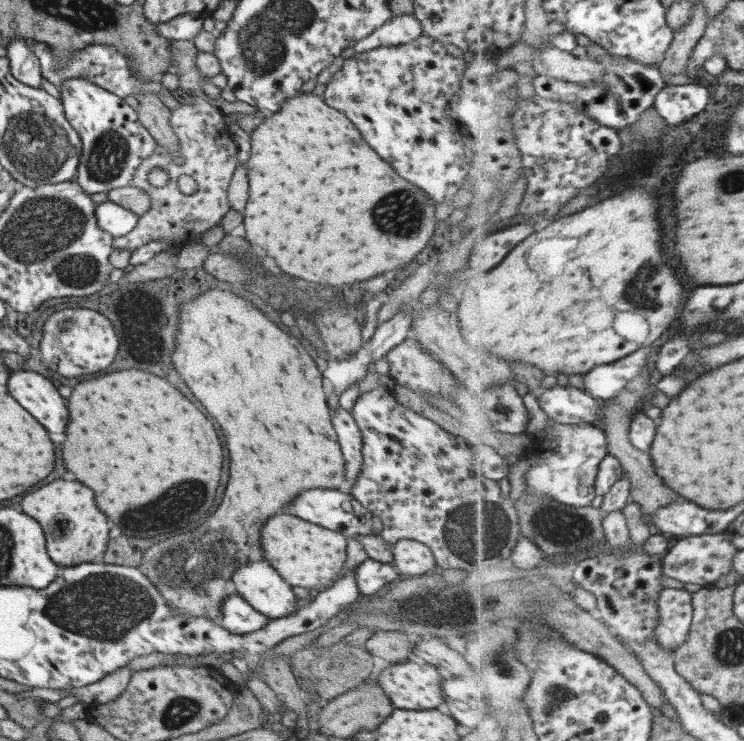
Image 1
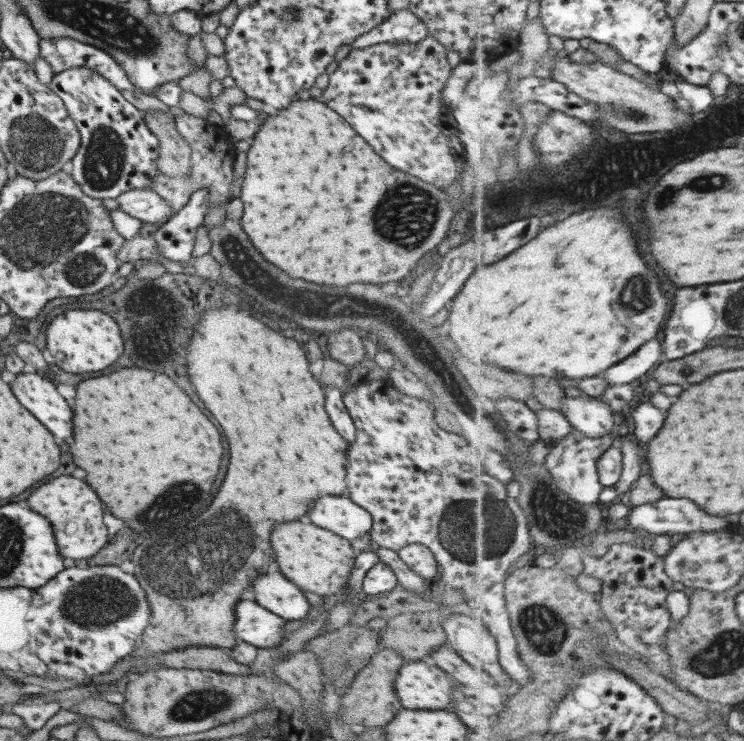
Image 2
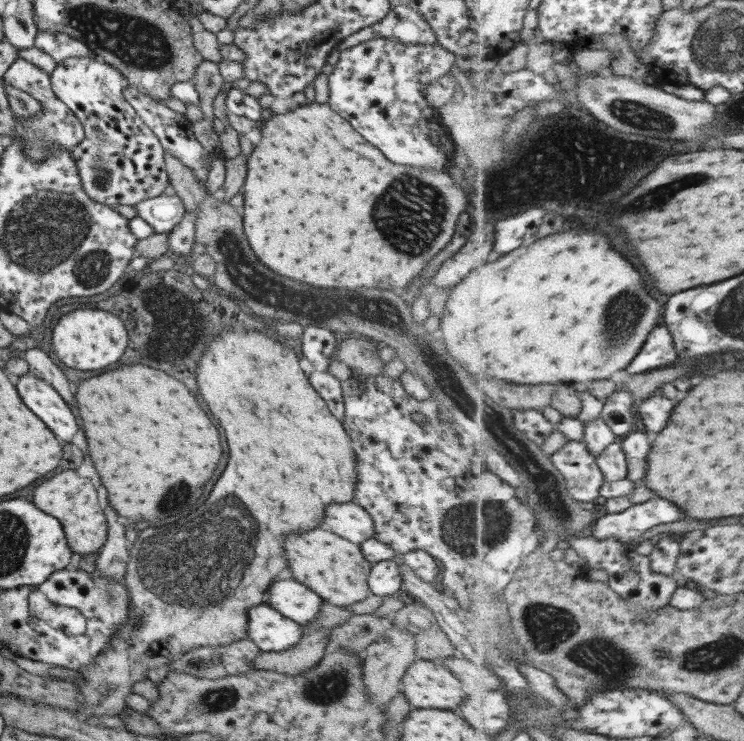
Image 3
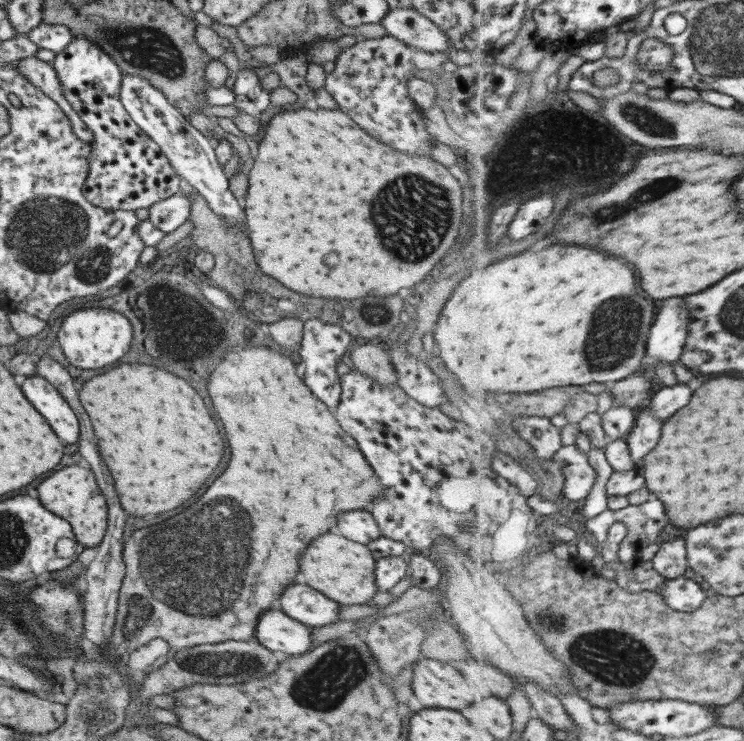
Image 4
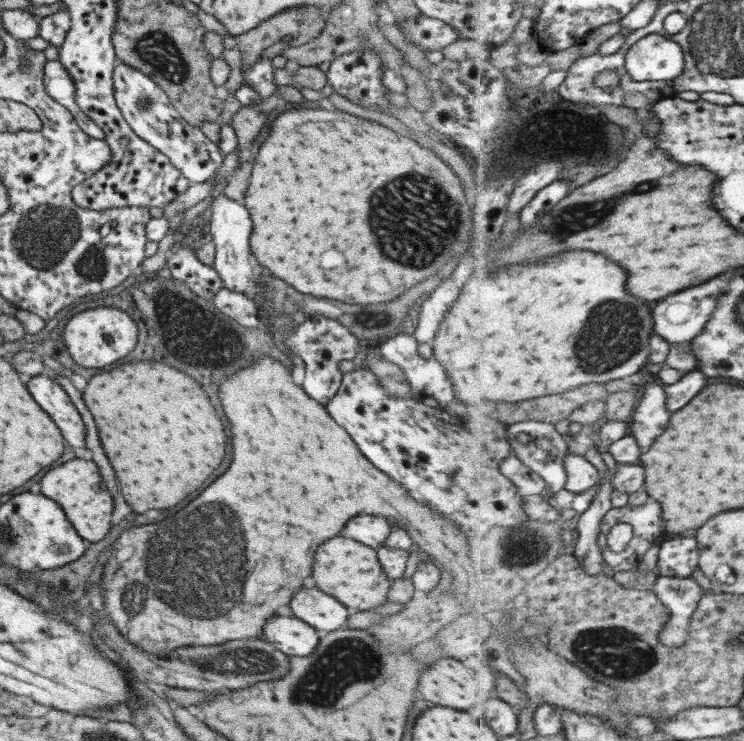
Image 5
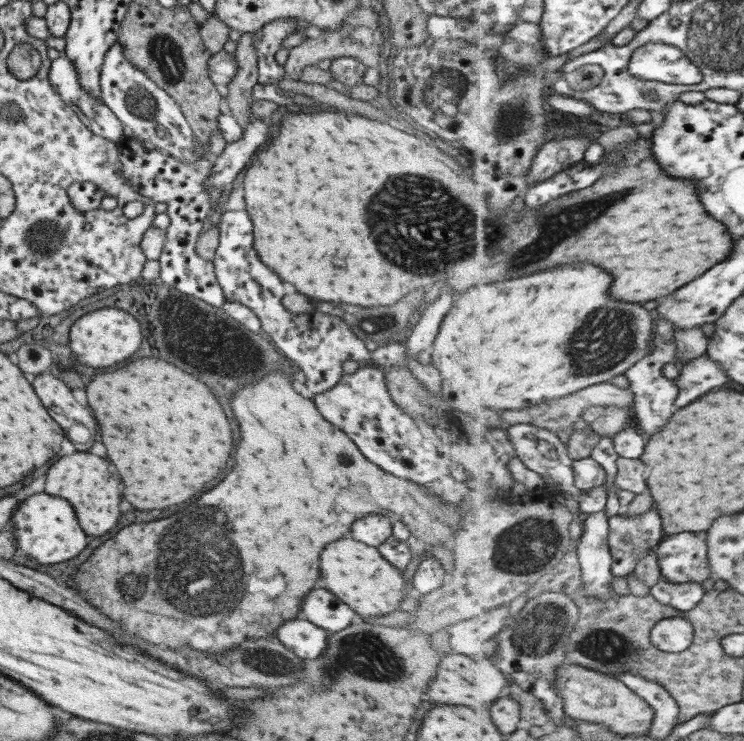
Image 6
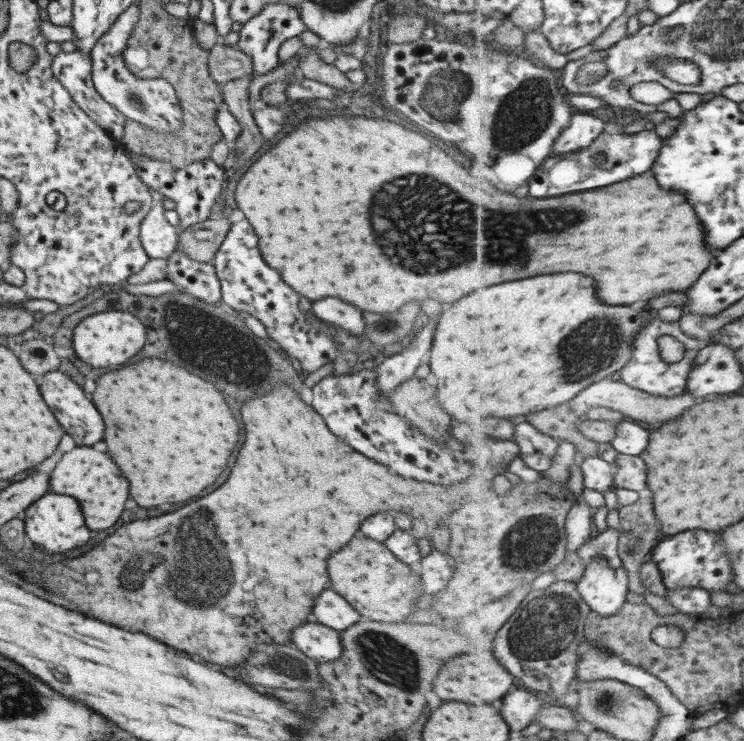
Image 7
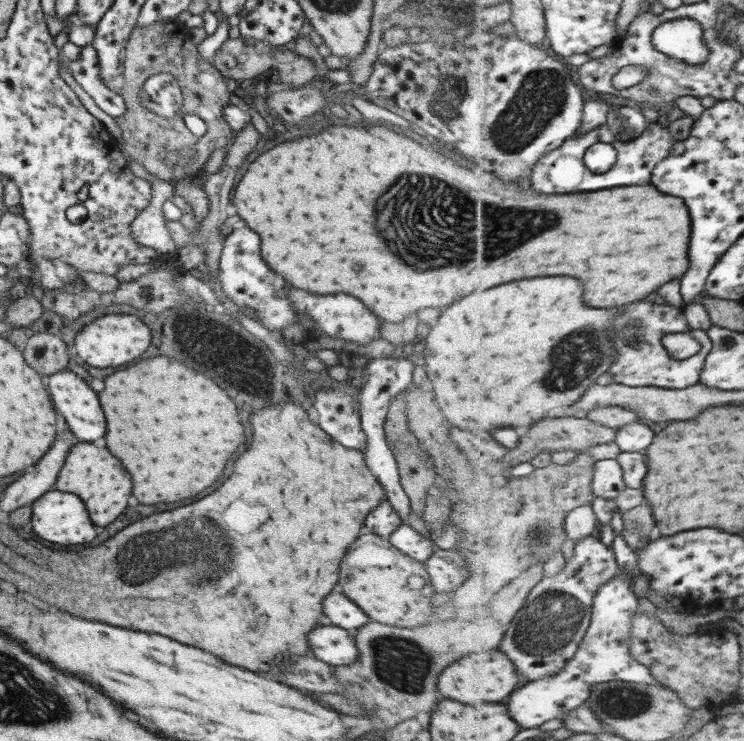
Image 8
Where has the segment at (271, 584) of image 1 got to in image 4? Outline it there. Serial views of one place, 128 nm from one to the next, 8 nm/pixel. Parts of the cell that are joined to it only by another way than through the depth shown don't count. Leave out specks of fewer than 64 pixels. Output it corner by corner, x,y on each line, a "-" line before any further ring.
287,586
276,607
289,618
310,628
319,628
338,620
339,605
309,586

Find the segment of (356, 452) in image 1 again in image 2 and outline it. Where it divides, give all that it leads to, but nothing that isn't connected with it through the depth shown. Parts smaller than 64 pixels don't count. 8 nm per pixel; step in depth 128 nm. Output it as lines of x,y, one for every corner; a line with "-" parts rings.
322,385
325,398
325,412
333,424
333,428
341,434
346,444
352,444
355,437
354,424
342,402
341,389

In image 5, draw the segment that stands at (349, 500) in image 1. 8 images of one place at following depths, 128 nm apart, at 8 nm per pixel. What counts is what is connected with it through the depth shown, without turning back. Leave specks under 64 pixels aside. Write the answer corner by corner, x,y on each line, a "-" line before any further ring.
361,515
355,516
351,522
345,524
341,536
351,534
353,540
361,542
365,546
378,549
383,545
383,540
391,532
391,526
384,517
377,515

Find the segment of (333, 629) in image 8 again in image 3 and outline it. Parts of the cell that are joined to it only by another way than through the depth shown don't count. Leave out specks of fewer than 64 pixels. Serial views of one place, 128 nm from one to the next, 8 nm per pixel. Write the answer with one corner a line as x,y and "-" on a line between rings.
266,603
247,610
246,634
263,652
287,650
302,637
301,625
285,618

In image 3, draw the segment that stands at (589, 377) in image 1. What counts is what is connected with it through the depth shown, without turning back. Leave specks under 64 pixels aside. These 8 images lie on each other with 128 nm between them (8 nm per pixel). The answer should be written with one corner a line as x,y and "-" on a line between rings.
667,323
659,325
651,331
642,351
626,368
627,374
641,374
647,370
659,369
673,364
680,359
678,348
675,347
675,337

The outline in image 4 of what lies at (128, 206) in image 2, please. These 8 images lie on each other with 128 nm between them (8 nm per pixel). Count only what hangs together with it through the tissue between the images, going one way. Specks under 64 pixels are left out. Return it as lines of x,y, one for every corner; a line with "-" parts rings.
176,193
151,204
147,211
147,219
154,227
164,233
173,232
189,217
189,195

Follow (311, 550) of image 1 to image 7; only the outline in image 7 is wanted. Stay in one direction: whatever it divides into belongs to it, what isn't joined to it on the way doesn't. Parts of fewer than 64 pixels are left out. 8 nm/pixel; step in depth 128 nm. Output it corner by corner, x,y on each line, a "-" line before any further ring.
353,538
327,560
331,588
343,596
361,616
375,622
403,622
413,612
415,600
423,592
416,566
405,564
385,545
367,538

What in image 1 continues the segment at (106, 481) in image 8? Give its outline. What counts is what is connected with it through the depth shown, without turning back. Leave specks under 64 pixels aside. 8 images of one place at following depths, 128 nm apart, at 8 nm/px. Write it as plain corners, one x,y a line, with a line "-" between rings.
77,480
49,482
39,490
25,494
25,498
21,500
21,508
27,516
35,518
41,524
45,534
46,553
58,565
66,567
84,562
93,563
95,558
101,558
107,548
107,520
103,512
97,510
93,492

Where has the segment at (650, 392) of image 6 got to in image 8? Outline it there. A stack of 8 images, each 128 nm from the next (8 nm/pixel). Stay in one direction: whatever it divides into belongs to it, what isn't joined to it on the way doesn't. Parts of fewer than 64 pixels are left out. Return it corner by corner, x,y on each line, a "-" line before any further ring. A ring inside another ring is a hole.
641,300
635,302
627,311
617,318
617,328
614,328
614,341
617,344
619,355
615,357
615,363
611,365
612,382
633,387
654,386
669,389
686,389
695,386
701,381
703,368
706,366
707,357
713,350
713,341
706,330
691,329
687,324
687,315
684,312
685,305
671,307
665,302
655,304
653,300
-
688,332
701,342
701,350
685,360
674,359
667,347
663,345
665,334

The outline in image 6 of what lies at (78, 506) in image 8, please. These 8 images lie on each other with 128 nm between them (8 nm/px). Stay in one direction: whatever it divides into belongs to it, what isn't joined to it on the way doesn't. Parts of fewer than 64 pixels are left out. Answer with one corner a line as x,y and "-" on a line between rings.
47,494
27,496
15,510
13,520
9,518
8,525
15,537
16,550
19,548
25,556
41,564
55,564
73,558
85,548
90,539
75,520
71,504

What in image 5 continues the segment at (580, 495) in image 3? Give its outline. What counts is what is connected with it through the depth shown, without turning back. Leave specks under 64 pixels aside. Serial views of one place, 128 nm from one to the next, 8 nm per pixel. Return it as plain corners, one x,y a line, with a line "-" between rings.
568,452
565,467
569,476
566,489
573,493
585,493
600,483
599,470
583,456

